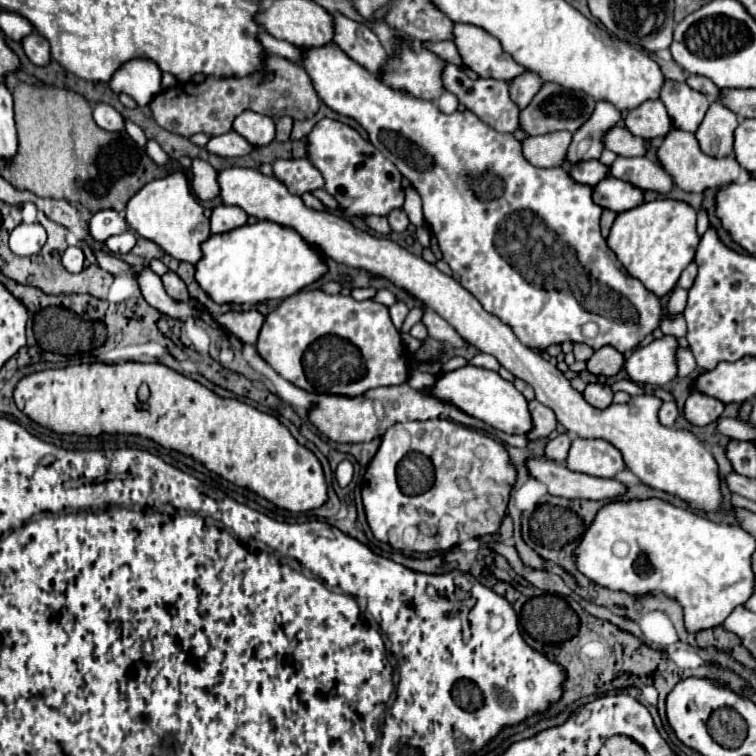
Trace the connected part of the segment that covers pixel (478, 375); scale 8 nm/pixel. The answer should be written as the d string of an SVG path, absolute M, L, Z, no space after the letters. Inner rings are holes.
M465 365L455 371L439 373L435 379L435 385L429 389L423 389L425 395L431 395L433 399L453 405L459 411L491 425L493 429L499 429L509 435L525 435L531 429L531 415L527 409L527 399L515 389L513 383L505 381L497 371L489 371L477 365Z

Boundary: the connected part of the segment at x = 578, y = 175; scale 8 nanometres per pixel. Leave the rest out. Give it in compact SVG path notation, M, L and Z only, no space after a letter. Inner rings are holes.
M583 161L583 163L575 163L569 169L569 175L573 181L581 183L581 185L597 185L603 177L607 177L607 167L601 165L599 161Z

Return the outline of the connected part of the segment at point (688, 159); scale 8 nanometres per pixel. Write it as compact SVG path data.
M671 129L669 135L663 139L661 147L657 149L657 159L661 163L661 167L673 177L675 185L683 191L691 191L691 193L703 193L707 189L713 187L721 187L725 183L737 181L739 179L739 163L733 157L723 157L723 159L715 159L705 155L699 149L699 143L695 139L693 133L681 131L681 129Z

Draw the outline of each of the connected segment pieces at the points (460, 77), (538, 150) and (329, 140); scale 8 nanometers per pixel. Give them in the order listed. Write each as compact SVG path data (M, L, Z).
M447 63L443 67L441 73L443 79L443 89L451 91L459 103L463 103L471 113L475 113L483 123L487 123L489 127L497 129L497 131L505 131L505 133L513 133L515 129L519 129L519 107L515 107L515 103L509 99L509 85L507 81L497 81L497 79L469 79L457 65Z
M553 131L537 137L525 137L521 141L525 159L535 167L565 167L563 155L571 143L569 131Z
M321 119L315 129L309 133L309 161L319 167L319 171L323 171L323 177L325 177L325 191L329 191L341 205L343 213L347 213L347 217L353 217L353 215L387 215L387 211L391 209L397 209L403 205L403 187L401 187L401 173L399 169L377 149L373 147L369 141L361 139L361 135L341 123L341 121L335 121L335 119Z

